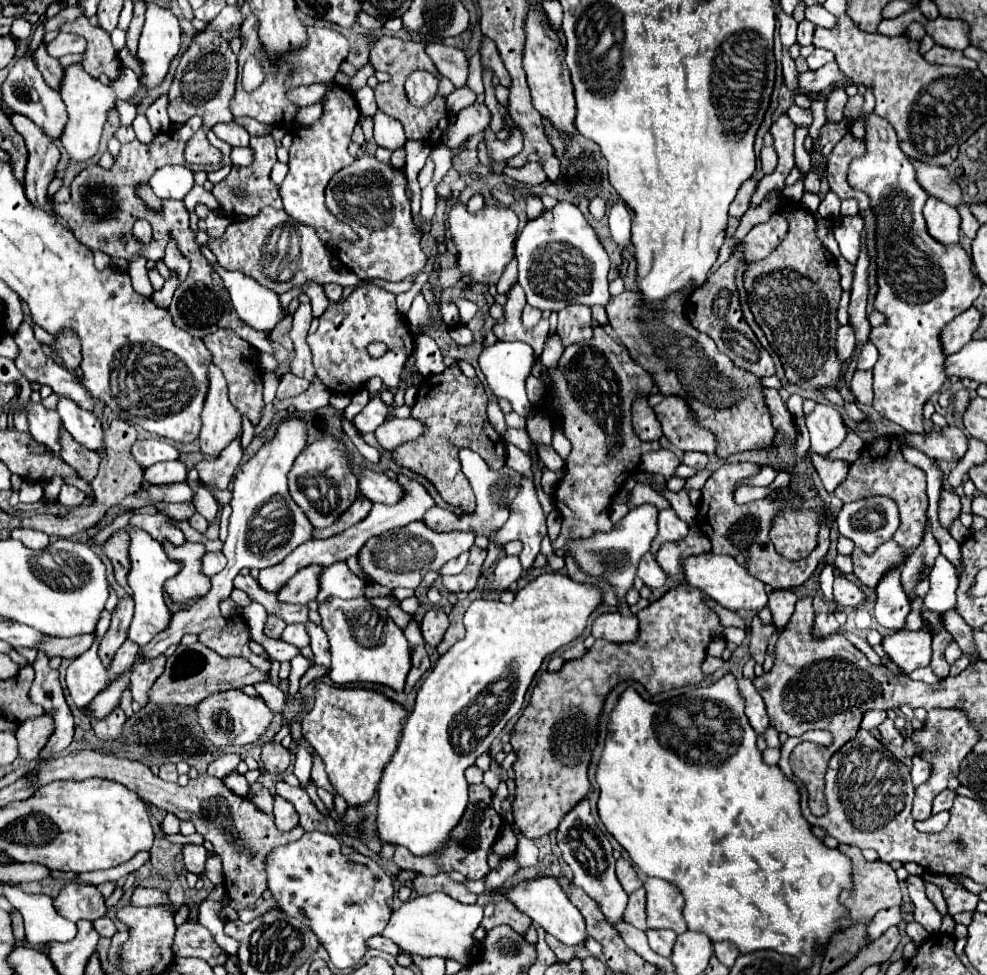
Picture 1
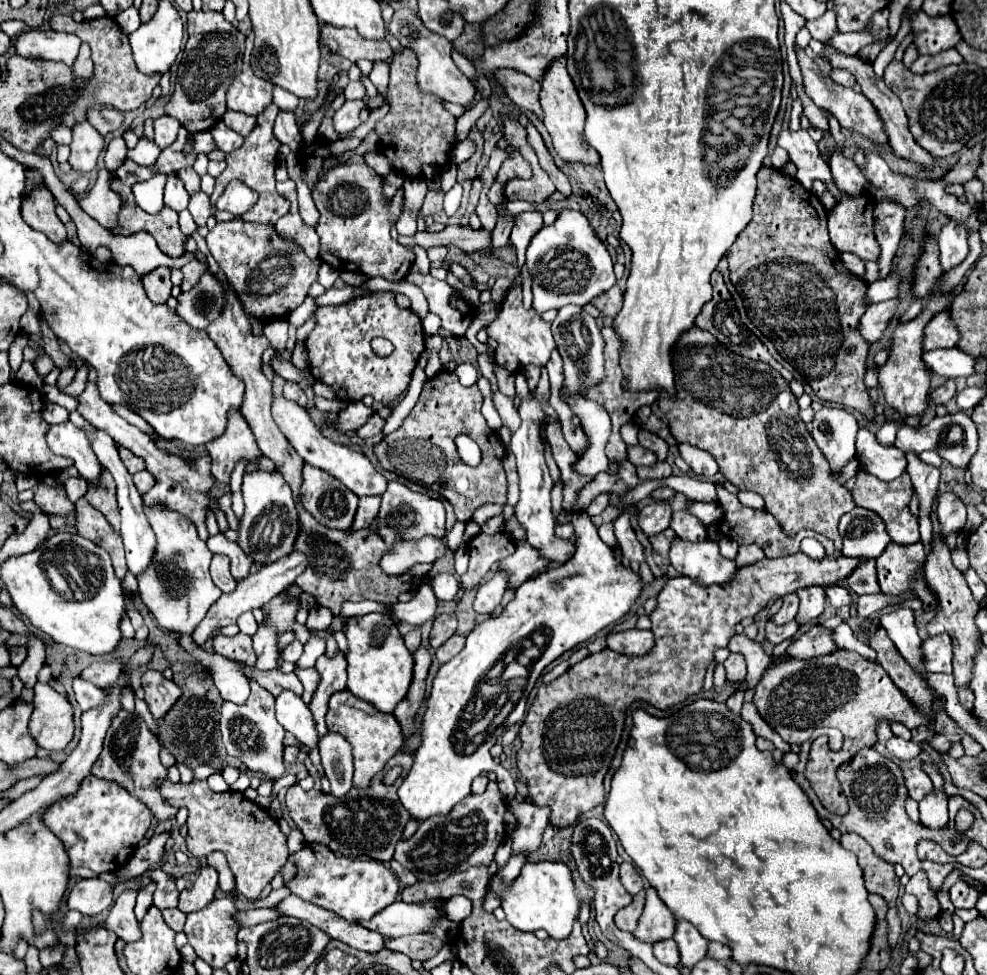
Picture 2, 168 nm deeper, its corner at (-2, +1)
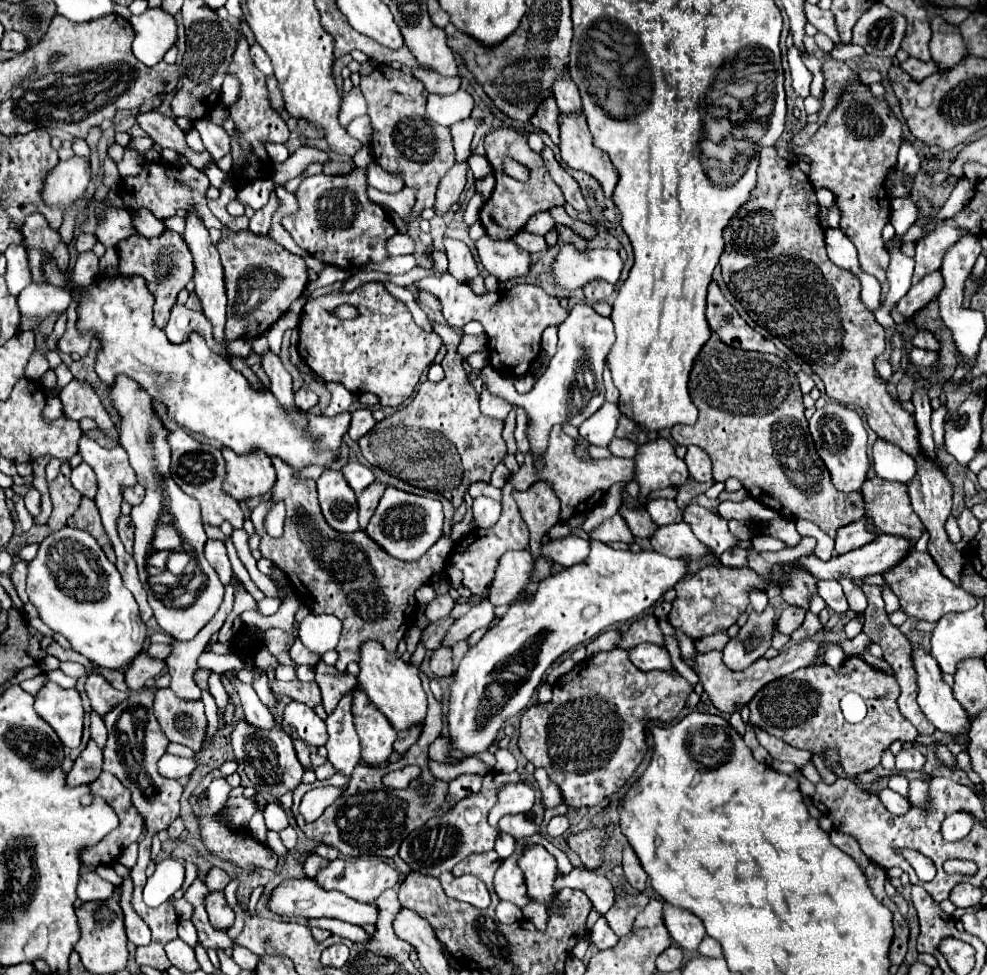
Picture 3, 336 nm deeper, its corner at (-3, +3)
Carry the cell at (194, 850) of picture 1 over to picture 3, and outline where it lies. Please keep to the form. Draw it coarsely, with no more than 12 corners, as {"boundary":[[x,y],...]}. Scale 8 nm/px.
{"boundary":[[223,892],[205,896],[205,910],[217,928],[233,926],[235,912]]}

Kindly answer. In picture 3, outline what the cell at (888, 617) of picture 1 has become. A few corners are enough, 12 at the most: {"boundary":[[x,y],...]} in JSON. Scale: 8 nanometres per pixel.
{"boundary":[[913,646],[917,702],[943,732],[969,730],[937,660]]}

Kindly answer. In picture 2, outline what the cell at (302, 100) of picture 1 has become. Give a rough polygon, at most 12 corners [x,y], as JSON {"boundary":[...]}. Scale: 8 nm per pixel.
{"boundary":[[274,86],[272,100],[280,110],[294,112],[298,98]]}

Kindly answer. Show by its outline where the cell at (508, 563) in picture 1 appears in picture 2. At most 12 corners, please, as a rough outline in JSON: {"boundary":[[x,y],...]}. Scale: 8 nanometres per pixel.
{"boundary":[[496,572],[478,588],[474,612],[492,614],[502,600],[508,576]]}

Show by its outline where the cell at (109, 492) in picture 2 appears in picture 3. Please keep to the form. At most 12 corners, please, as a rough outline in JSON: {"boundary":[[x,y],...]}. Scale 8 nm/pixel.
{"boundary":[[119,514],[117,532],[125,550],[133,552],[131,516]]}

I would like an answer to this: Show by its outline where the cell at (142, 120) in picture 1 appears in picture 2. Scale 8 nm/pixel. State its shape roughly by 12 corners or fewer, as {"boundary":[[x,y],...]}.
{"boundary":[[140,138],[128,158],[140,166],[152,166],[160,148]]}

